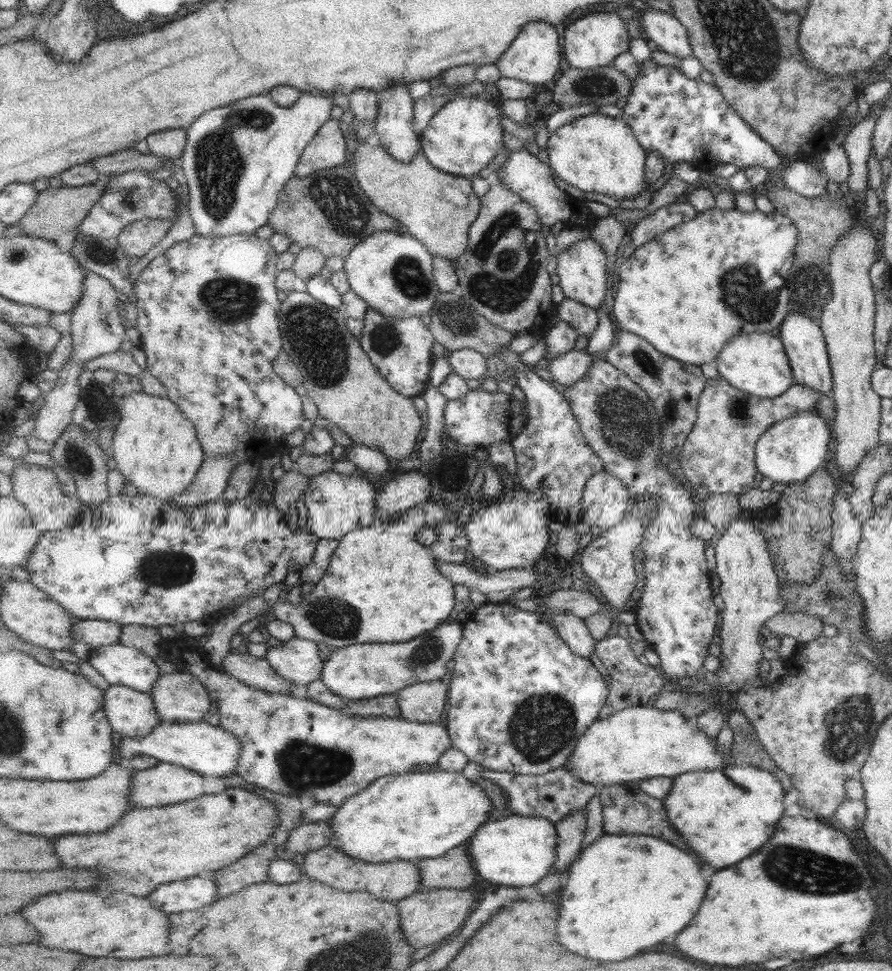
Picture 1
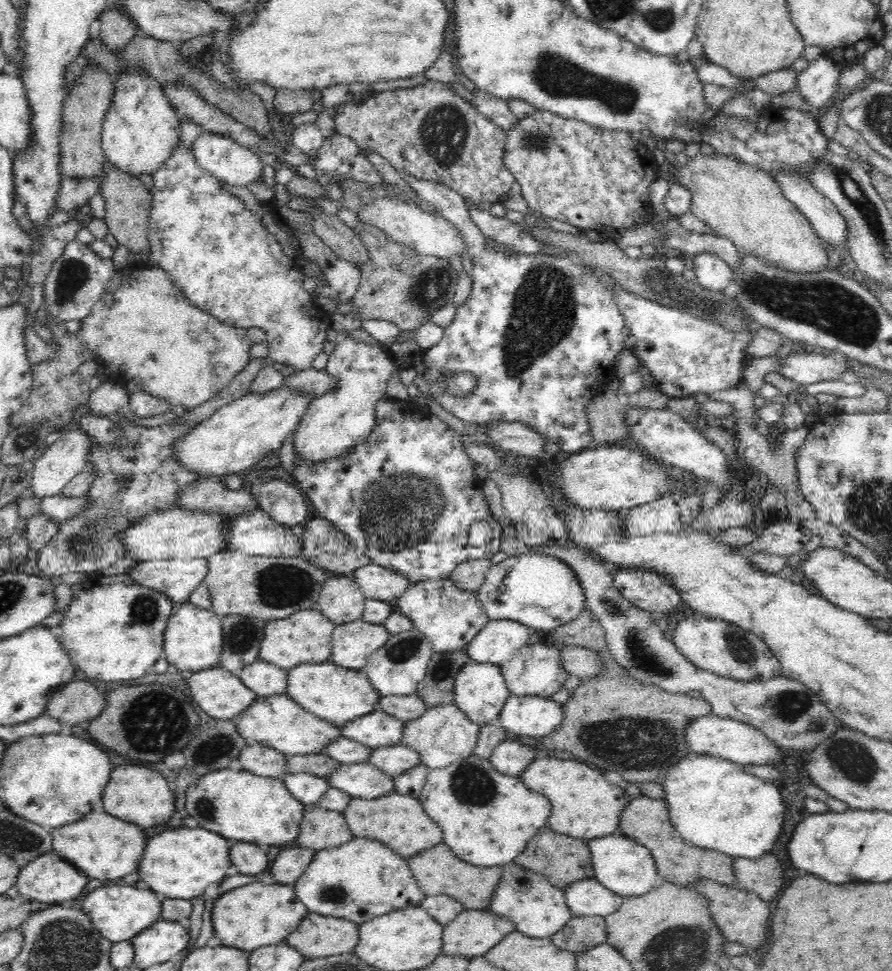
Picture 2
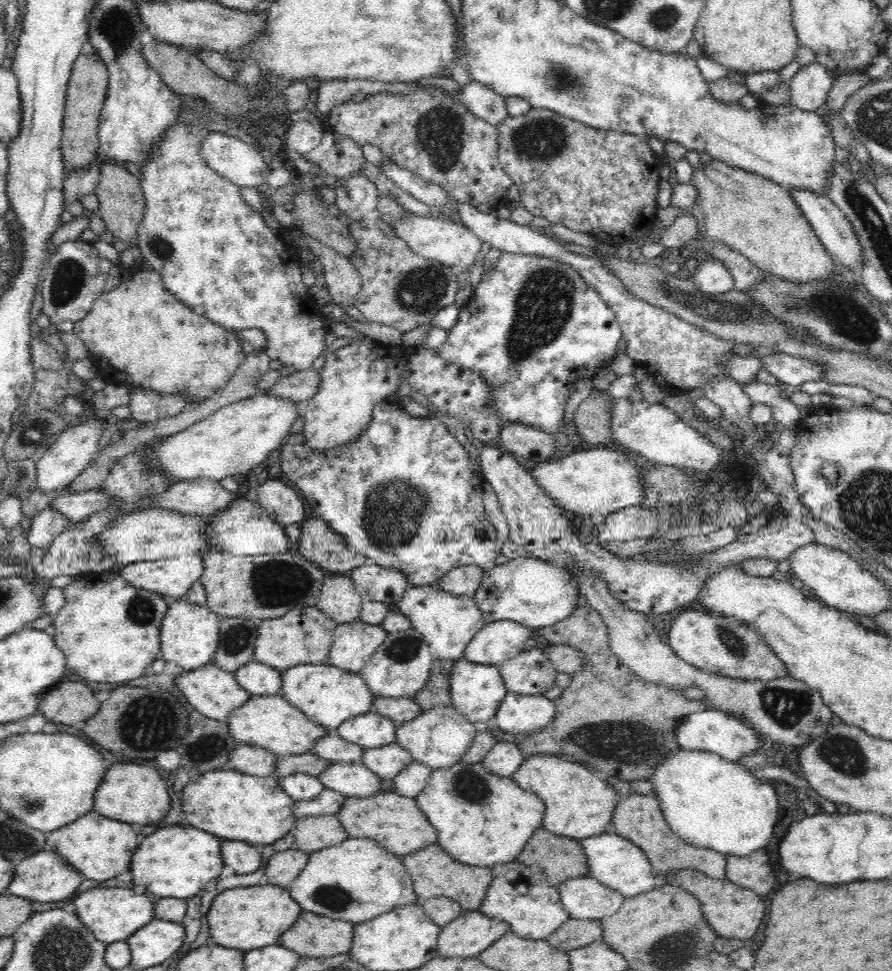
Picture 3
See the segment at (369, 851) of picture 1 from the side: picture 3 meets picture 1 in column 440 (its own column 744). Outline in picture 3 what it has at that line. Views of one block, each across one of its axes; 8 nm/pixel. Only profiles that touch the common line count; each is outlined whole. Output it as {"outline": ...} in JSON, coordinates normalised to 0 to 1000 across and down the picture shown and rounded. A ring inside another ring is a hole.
{"outline":[[[765,771],[735,792],[734,816],[751,853],[776,871],[812,881],[841,882],[863,869],[872,850],[872,817],[832,786]]]}

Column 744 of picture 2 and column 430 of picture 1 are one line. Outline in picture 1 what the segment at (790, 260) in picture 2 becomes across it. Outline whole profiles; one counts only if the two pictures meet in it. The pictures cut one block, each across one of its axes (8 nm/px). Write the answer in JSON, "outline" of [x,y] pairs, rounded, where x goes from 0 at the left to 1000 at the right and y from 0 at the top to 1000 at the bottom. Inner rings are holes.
{"outline":[[[408,143],[395,160],[393,171],[418,209],[451,227],[460,235],[459,240],[475,248],[485,263],[512,270],[526,257],[528,235],[541,213],[528,183],[498,177],[482,167],[475,156],[463,167],[451,167],[429,148],[419,151]]]}

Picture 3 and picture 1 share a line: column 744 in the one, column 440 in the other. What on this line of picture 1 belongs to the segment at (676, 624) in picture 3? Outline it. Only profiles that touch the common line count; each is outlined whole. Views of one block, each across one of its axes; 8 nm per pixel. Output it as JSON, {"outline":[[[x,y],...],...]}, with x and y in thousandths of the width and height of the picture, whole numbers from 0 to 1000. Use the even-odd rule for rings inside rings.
{"outline":[[[519,641],[498,642],[455,662],[410,662],[373,668],[364,681],[361,699],[376,714],[390,720],[439,716],[463,704],[506,697],[502,682],[509,680],[521,657]]]}

